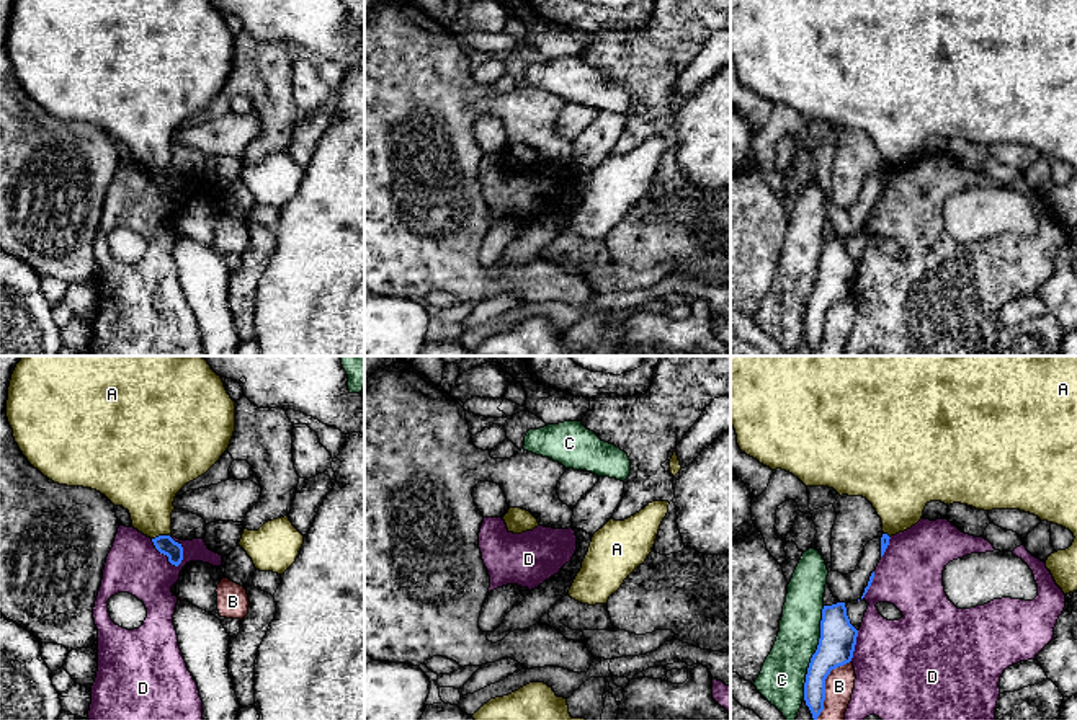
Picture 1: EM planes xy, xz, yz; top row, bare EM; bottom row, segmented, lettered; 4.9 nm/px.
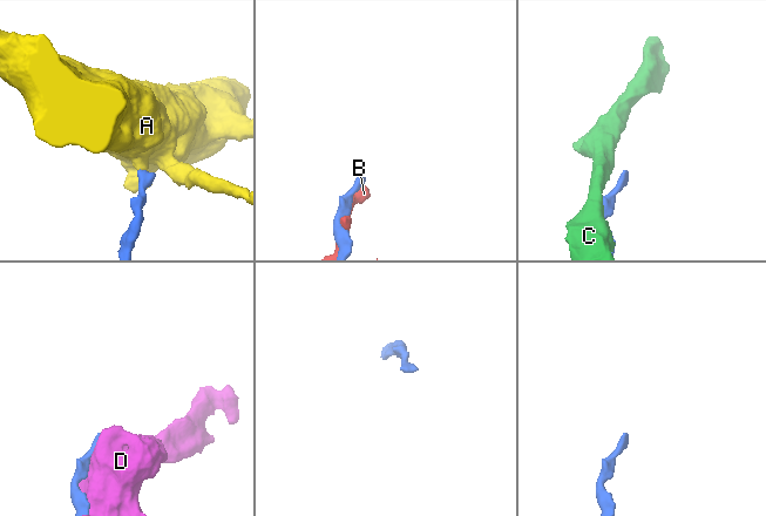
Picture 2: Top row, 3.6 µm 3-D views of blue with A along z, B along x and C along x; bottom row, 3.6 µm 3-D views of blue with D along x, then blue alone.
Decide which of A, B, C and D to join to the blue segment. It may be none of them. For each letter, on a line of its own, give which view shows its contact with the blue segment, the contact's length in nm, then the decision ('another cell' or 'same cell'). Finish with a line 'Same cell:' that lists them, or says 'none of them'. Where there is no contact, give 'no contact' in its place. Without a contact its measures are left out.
A: contact in xy; length 90 nm; another cell
B: contact in yz; length 360 nm; another cell
C: contact in yz; length 460 nm; another cell
D: contact in xy; length 200 nm; another cell
Same cell: none of them

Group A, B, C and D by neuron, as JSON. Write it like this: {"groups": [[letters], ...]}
{"groups": [["A"], ["B"], ["C"], ["D"]]}

